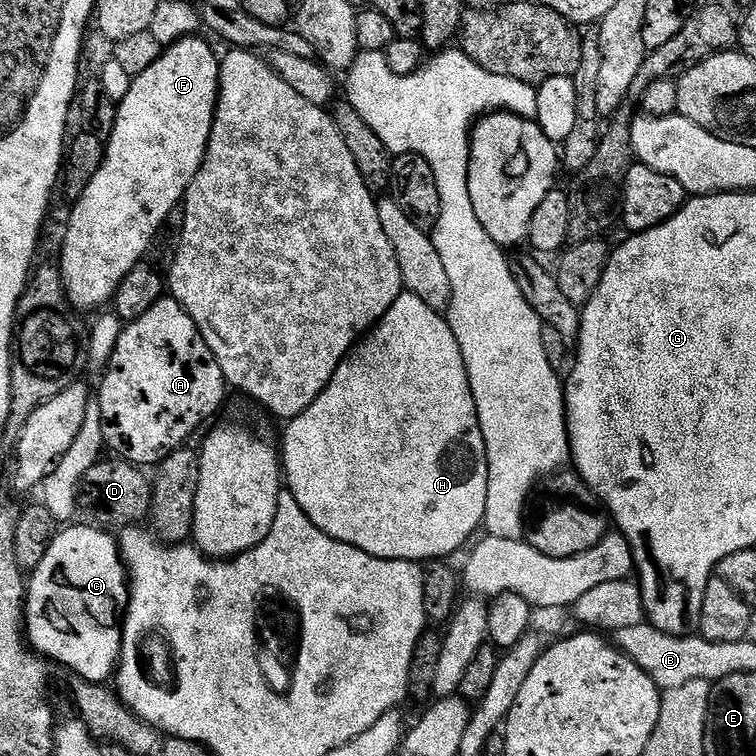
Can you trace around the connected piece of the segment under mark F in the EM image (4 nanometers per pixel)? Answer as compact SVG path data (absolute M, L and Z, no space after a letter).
M199 35L188 36L184 40L178 41L176 44L172 45L172 47L165 47L163 51L160 53L160 57L158 58L158 62L154 62L154 66L149 66L147 70L142 70L142 74L138 74L137 76L132 77L132 85L130 86L130 90L126 94L126 98L122 98L118 101L118 107L116 109L116 121L114 122L114 130L110 134L110 138L106 141L106 147L104 149L104 161L102 162L102 166L98 170L98 174L94 174L94 178L90 182L90 186L86 186L86 194L84 197L78 201L75 201L71 205L72 208L72 217L68 220L68 229L64 232L64 245L60 248L60 261L58 261L58 267L60 269L60 273L62 274L62 282L64 283L64 289L66 290L66 294L68 295L68 300L71 302L72 307L76 309L77 312L81 314L89 314L88 312L95 313L97 310L95 308L100 308L104 303L111 301L113 297L115 297L116 291L118 290L118 286L122 282L122 278L126 278L126 274L130 274L130 270L134 270L134 266L138 263L141 263L149 255L152 240L156 237L156 231L160 229L162 226L162 222L166 222L166 218L170 213L173 212L174 209L181 207L182 201L184 199L184 193L187 192L188 187L190 186L190 182L194 177L198 174L198 170L202 166L202 162L204 161L204 155L206 154L206 150L208 149L208 143L210 142L210 130L212 129L212 123L214 122L214 114L216 113L216 103L218 102L218 94L220 93L220 62L221 57L216 56L216 52L211 48L210 45L207 44L204 40L199 40Z

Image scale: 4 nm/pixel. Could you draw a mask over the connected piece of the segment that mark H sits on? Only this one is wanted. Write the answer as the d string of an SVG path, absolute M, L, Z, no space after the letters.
M403 291L386 310L375 328L359 342L353 344L347 358L334 370L334 378L314 398L305 412L287 421L282 444L282 476L287 491L302 506L304 516L330 538L346 542L374 558L383 560L410 560L413 562L440 562L452 558L456 551L477 531L481 531L486 514L486 490L488 489L488 455L486 442L478 422L478 410L474 406L474 394L470 390L470 378L466 374L466 362L462 350L458 350L458 338L450 330L447 319L434 311L422 298Z

